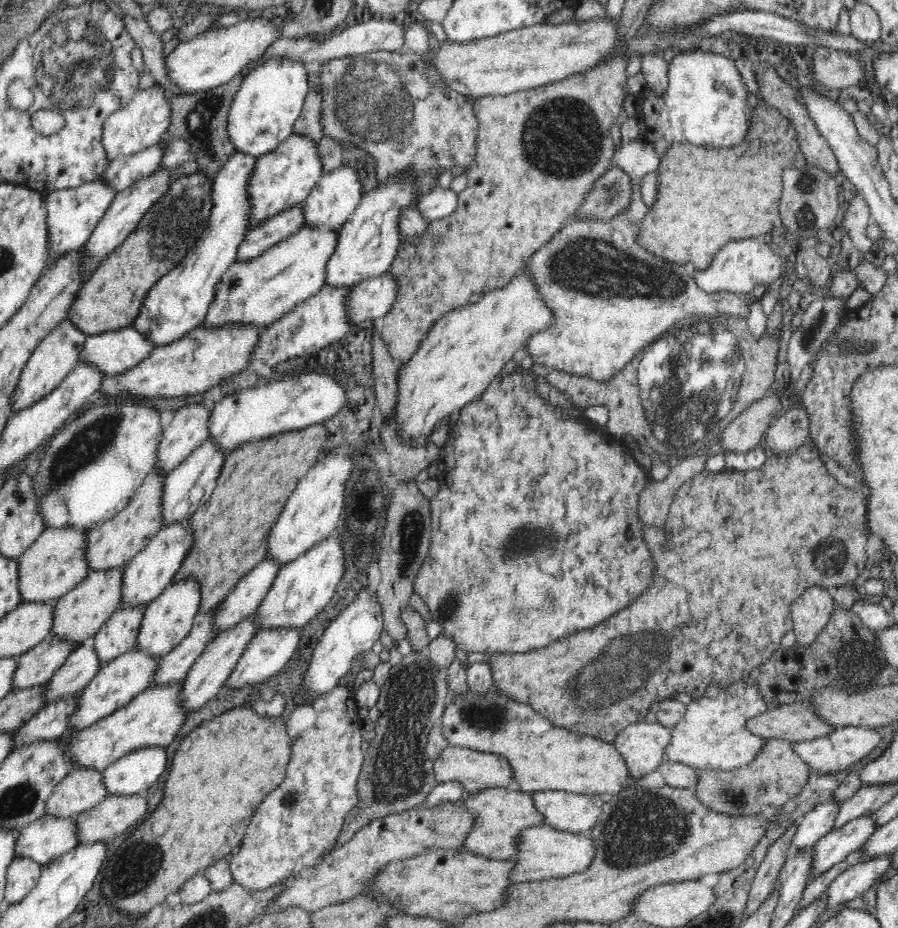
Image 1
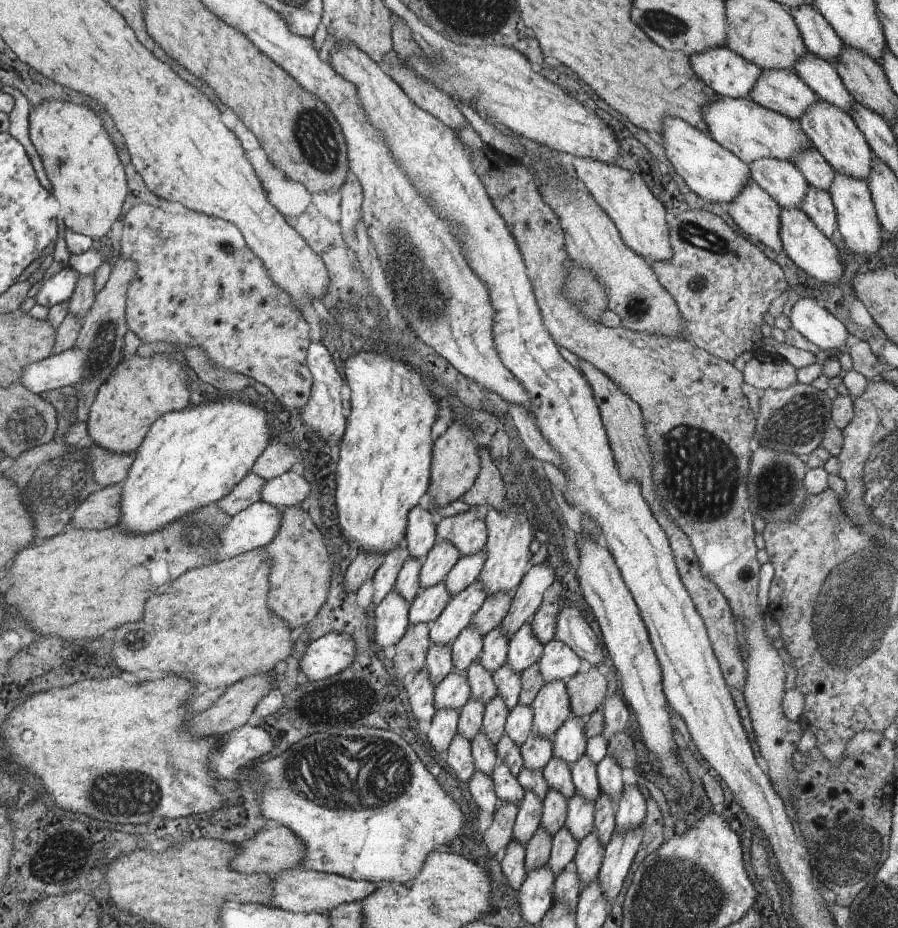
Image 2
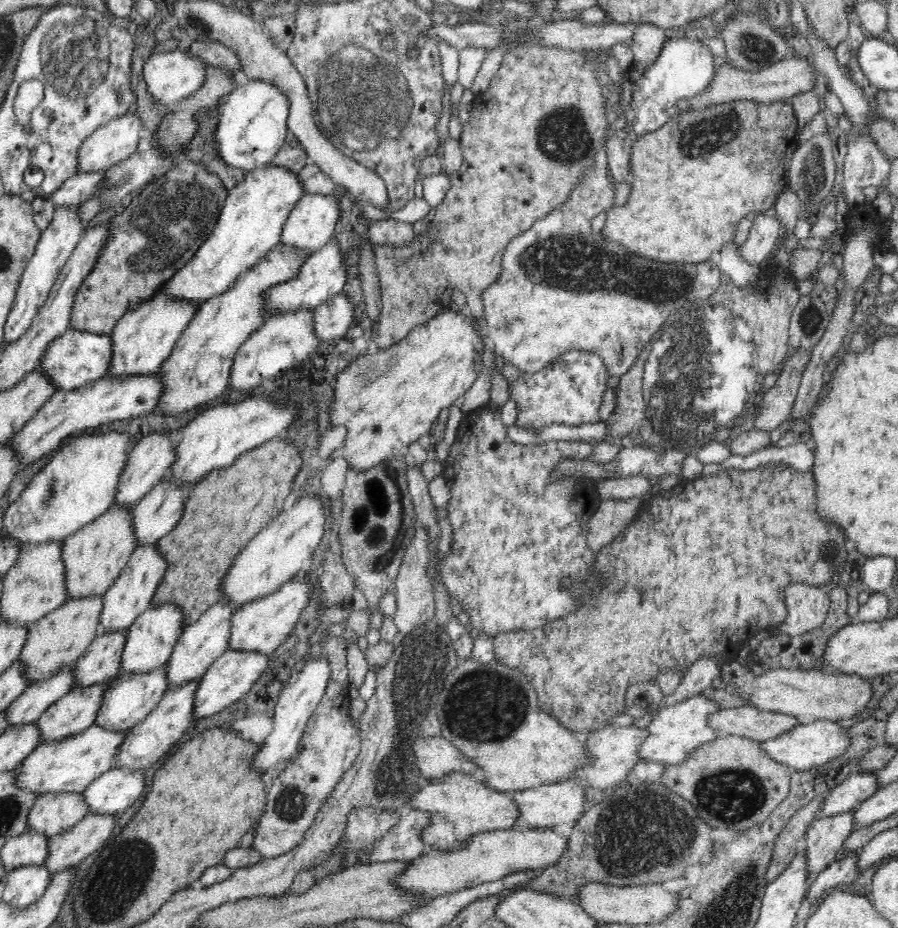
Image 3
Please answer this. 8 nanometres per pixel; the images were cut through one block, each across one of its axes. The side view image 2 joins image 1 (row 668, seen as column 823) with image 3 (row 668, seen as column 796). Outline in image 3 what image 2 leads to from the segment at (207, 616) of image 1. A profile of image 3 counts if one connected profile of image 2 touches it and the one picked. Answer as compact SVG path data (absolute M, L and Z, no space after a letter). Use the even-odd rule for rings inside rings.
M166 666L151 670L147 673L129 673L120 670L114 680L106 686L102 707L97 711L94 725L110 731L128 731L144 720L169 690Z

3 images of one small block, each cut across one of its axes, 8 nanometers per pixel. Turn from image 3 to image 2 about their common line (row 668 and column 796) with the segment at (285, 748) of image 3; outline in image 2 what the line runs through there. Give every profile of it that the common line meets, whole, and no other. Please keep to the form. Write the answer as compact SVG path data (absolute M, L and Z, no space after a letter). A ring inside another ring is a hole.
M800 296L792 308L789 320L790 325L821 350L834 351L837 355L846 351L850 334L844 324L824 310L814 298Z

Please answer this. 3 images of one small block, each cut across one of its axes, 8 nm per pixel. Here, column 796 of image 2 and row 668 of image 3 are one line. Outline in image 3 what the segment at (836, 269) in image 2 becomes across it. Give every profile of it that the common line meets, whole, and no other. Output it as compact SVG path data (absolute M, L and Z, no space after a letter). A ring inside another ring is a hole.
M228 649L222 653L198 680L198 688L195 693L195 708L192 712L192 720L211 717L220 713L234 702L244 697L246 692L256 684L256 680L262 676L262 672L268 666L269 655L242 650Z

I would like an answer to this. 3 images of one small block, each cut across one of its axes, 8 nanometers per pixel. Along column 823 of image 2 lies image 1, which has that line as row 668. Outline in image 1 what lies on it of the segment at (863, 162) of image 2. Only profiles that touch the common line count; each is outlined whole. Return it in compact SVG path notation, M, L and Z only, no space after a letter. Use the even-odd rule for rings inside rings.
M135 647L110 662L103 663L96 676L85 686L75 711L68 717L70 730L85 729L96 721L128 705L138 694L145 692L151 683L159 658L150 656Z

